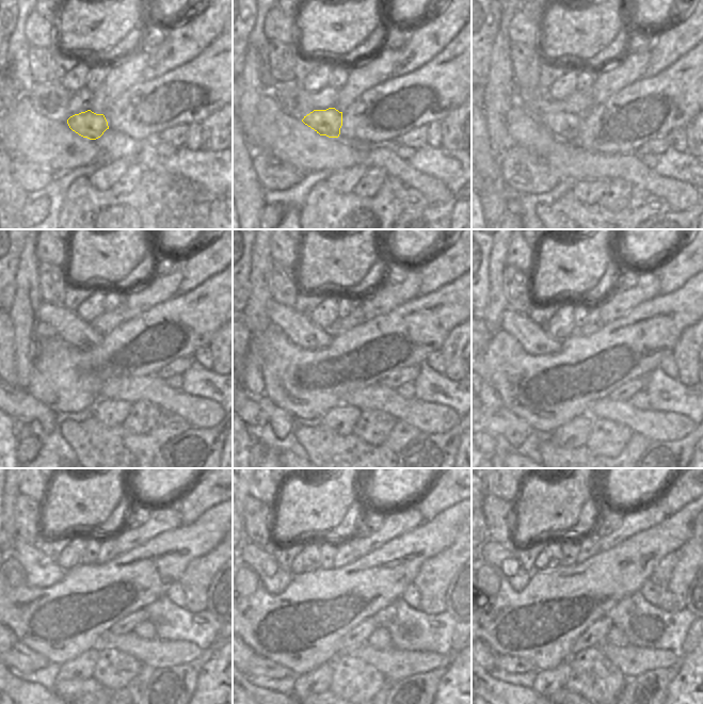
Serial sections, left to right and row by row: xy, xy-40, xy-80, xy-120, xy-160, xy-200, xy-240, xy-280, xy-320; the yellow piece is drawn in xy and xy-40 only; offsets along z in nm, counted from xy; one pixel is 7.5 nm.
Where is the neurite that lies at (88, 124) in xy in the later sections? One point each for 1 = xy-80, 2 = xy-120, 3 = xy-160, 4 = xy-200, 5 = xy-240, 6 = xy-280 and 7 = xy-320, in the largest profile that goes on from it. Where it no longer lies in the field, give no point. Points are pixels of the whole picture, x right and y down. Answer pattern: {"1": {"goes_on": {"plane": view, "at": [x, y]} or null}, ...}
{"1": {"goes_on": {"plane": "xy-80", "at": [564, 122]}}, "2": {"goes_on": {"plane": "xy-120", "at": [66, 325]}}, "3": {"goes_on": {"plane": "xy-160", "at": [300, 330]}}, "4": {"goes_on": {"plane": "xy-200", "at": [532, 337]}}, "5": {"goes_on": {"plane": "xy-240", "at": [41, 572]}}, "6": {"goes_on": {"plane": "xy-280", "at": [273, 577]}}, "7": {"goes_on": {"plane": "xy-320", "at": [501, 558]}}}

